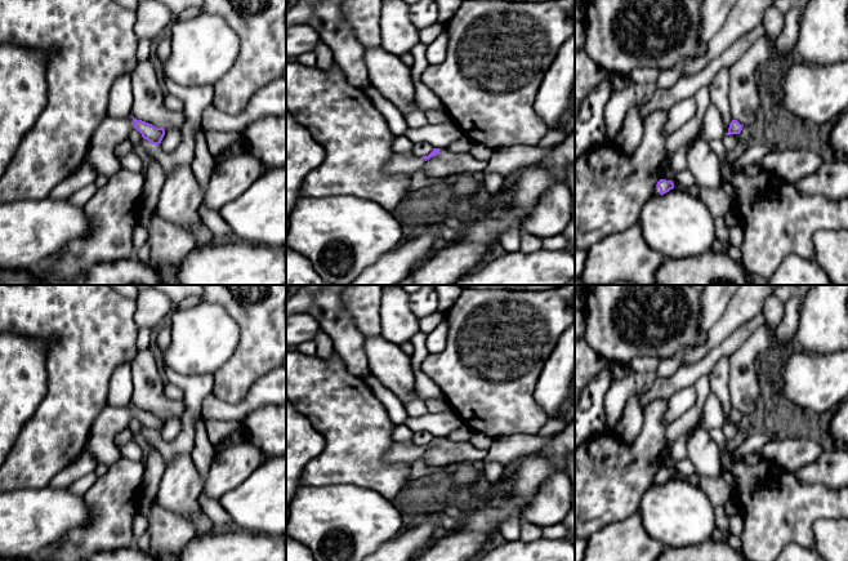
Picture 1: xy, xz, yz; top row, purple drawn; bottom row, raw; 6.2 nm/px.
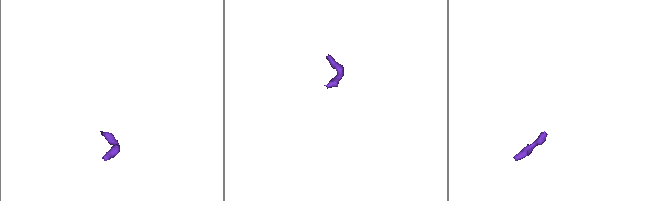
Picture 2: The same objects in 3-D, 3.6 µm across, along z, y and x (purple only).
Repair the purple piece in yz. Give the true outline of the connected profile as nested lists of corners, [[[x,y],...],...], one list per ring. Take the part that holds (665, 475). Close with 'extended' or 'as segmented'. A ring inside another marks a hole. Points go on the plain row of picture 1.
[[[660,468],[657,471],[656,476],[653,477],[653,480],[651,482],[651,486],[664,484],[664,482],[669,481],[673,477],[674,477],[674,472],[671,469]]]; extended

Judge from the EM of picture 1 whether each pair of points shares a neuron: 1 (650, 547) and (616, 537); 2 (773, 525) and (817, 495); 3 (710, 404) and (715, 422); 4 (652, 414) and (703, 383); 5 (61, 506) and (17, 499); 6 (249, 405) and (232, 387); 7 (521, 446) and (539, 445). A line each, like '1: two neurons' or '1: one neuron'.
1: one neuron
2: one neuron
3: one neuron
4: two neurons
5: one neuron
6: two neurons
7: one neuron

